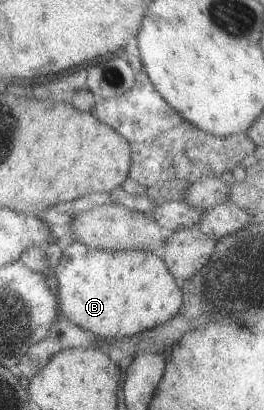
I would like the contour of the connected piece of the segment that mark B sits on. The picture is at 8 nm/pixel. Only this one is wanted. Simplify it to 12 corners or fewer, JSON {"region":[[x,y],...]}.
{"region":[[74,241],[55,269],[57,312],[125,339],[174,316],[160,254]]}

